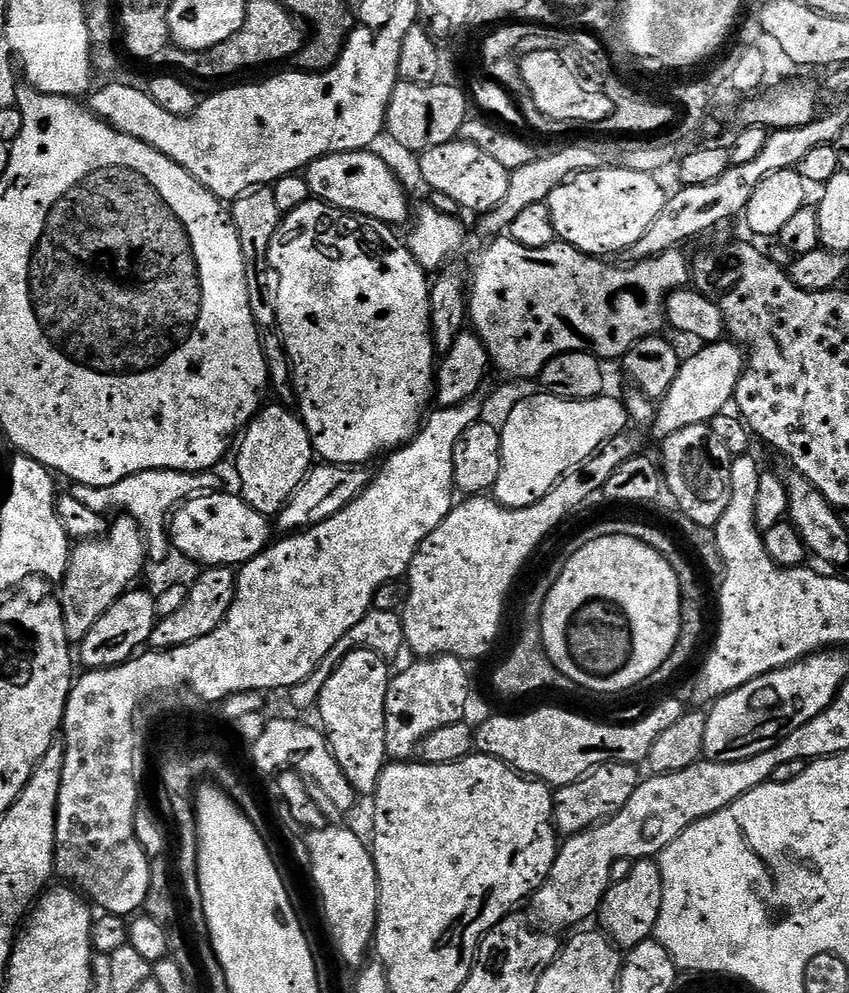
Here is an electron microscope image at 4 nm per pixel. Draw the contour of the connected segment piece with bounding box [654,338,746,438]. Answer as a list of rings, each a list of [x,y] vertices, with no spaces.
[[[725,338],[697,349],[689,360],[687,357],[681,363],[674,382],[670,382],[668,393],[659,397],[654,421],[657,437],[678,434],[678,430],[686,430],[686,426],[708,424],[727,409],[724,408],[727,404],[729,407],[733,403],[736,387],[742,378],[746,363],[746,356],[740,345]]]

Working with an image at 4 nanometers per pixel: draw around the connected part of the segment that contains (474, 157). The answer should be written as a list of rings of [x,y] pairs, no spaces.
[[[457,138],[442,146],[427,148],[425,152],[419,153],[418,160],[420,176],[429,184],[427,187],[438,194],[454,198],[454,202],[466,206],[466,210],[483,214],[494,210],[494,206],[506,198],[506,190],[510,186],[510,169],[501,166],[496,159],[490,158],[490,154],[486,154],[486,150],[470,142]]]

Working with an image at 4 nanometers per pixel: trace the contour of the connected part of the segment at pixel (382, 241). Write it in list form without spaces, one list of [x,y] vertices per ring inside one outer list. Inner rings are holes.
[[[309,198],[302,206],[298,206],[293,212],[287,213],[281,219],[278,230],[272,235],[270,242],[270,250],[268,251],[268,267],[274,273],[276,282],[276,328],[280,333],[280,340],[284,343],[284,353],[288,356],[288,367],[292,369],[292,386],[294,389],[295,399],[300,399],[300,408],[298,407],[298,415],[303,420],[306,430],[310,434],[310,442],[312,443],[312,451],[325,464],[334,464],[337,466],[364,466],[367,460],[372,460],[375,456],[383,457],[385,454],[391,453],[393,450],[405,445],[417,432],[420,431],[420,425],[426,416],[426,409],[429,407],[430,401],[434,396],[434,377],[438,371],[438,353],[432,345],[432,327],[430,326],[430,276],[424,267],[412,257],[412,251],[409,250],[407,243],[403,239],[400,240],[395,236],[393,229],[389,225],[383,224],[380,220],[375,220],[369,216],[357,216],[355,212],[344,212],[341,208],[334,208],[330,204],[324,203],[323,200]]]

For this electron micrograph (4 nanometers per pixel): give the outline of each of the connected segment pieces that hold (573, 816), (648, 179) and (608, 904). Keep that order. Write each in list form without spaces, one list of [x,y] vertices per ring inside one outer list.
[[[604,764],[600,768],[592,769],[581,780],[555,789],[552,798],[552,819],[557,833],[567,838],[618,814],[618,810],[622,810],[622,806],[630,802],[630,794],[634,794],[641,782],[641,773],[636,772],[639,771],[635,764]]]
[[[605,166],[598,170],[590,170],[589,172],[575,173],[567,182],[560,184],[558,190],[554,190],[554,194],[550,194],[550,198],[547,200],[547,206],[550,210],[550,218],[554,218],[554,230],[557,237],[563,243],[574,246],[580,252],[585,252],[588,256],[595,256],[597,258],[608,258],[611,252],[620,252],[620,254],[627,253],[630,246],[634,246],[634,242],[638,242],[638,238],[642,238],[642,234],[646,234],[646,230],[650,230],[650,225],[654,223],[654,218],[658,218],[658,214],[662,214],[662,206],[666,199],[666,191],[659,184],[657,177],[651,172],[639,172],[638,170],[626,170],[619,166]]]
[[[652,858],[637,860],[626,878],[616,883],[609,883],[608,892],[600,903],[598,928],[617,949],[627,950],[638,946],[643,940],[653,939],[661,910],[662,874],[659,863]]]

